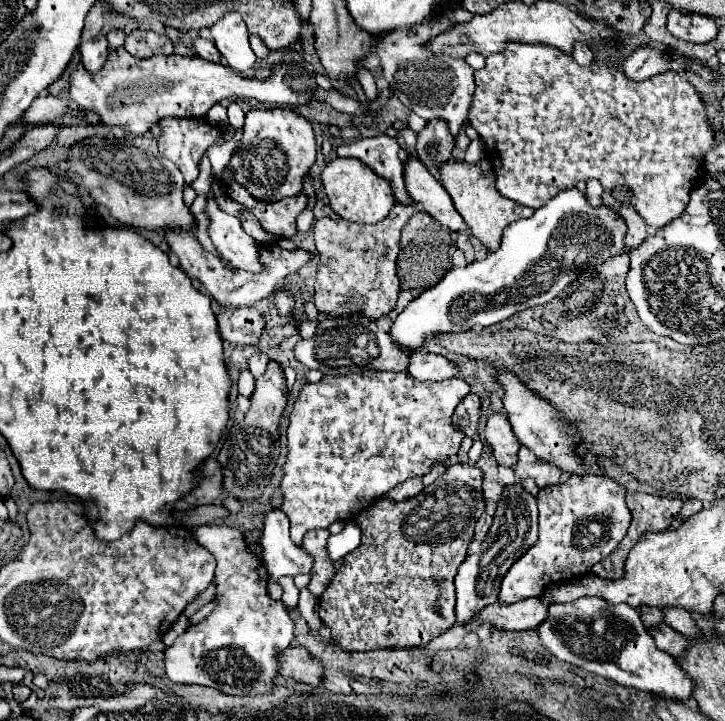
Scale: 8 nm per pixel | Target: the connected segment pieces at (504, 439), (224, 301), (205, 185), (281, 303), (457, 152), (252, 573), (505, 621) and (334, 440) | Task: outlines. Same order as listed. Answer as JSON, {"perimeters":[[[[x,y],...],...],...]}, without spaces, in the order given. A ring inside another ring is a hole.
{"perimeters":[[[[494,412],[488,418],[486,440],[488,440],[488,444],[490,444],[490,448],[492,448],[500,466],[506,466],[506,468],[516,466],[520,442],[516,440],[516,434],[512,432],[512,426],[510,426],[506,414]]],[[[166,228],[160,234],[166,240],[166,244],[170,246],[170,250],[178,256],[180,268],[190,278],[196,278],[202,284],[202,288],[208,292],[210,298],[218,300],[226,308],[250,306],[258,300],[264,300],[268,294],[274,292],[274,288],[282,286],[284,276],[296,274],[302,266],[306,266],[316,256],[314,252],[308,252],[304,248],[284,250],[280,246],[270,246],[270,248],[260,246],[260,262],[264,268],[262,268],[262,272],[248,272],[248,270],[240,270],[240,268],[230,268],[218,256],[214,256],[212,252],[206,252],[194,234],[194,228],[192,230],[188,230],[188,228]]],[[[208,156],[202,158],[200,162],[200,176],[192,182],[192,188],[198,192],[198,194],[204,194],[208,196],[212,192],[212,168],[210,168],[210,162],[208,162]]],[[[278,292],[276,294],[276,308],[282,316],[290,316],[292,308],[294,308],[294,298],[290,292]]],[[[468,120],[462,124],[462,128],[460,128],[460,132],[458,132],[458,140],[456,140],[456,148],[454,148],[454,156],[458,156],[458,158],[464,156],[468,144],[470,144],[470,138],[466,136],[466,126],[468,126]]],[[[196,526],[192,528],[194,540],[204,546],[216,558],[216,610],[202,622],[190,626],[182,636],[176,638],[172,646],[164,650],[166,676],[176,684],[200,684],[216,688],[232,696],[254,696],[268,694],[274,688],[274,678],[280,670],[280,654],[292,646],[294,640],[294,620],[290,618],[286,606],[268,596],[266,584],[268,574],[262,560],[256,560],[244,544],[244,534],[228,526]]],[[[540,596],[520,600],[516,604],[496,602],[484,608],[478,622],[490,622],[492,628],[502,630],[530,630],[538,628],[548,618],[548,608],[552,602],[544,602]]],[[[408,372],[324,376],[316,384],[304,384],[290,412],[290,424],[286,430],[288,456],[280,482],[284,492],[280,510],[290,518],[292,542],[300,546],[302,536],[308,530],[328,528],[332,522],[354,520],[396,484],[414,476],[424,476],[430,472],[434,462],[456,456],[464,434],[452,424],[452,414],[468,392],[470,386],[462,378],[420,382]]]]}

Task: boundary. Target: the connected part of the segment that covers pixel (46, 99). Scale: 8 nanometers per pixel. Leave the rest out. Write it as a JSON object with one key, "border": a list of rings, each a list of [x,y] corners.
{"border":[[[38,96],[32,106],[22,114],[22,122],[24,124],[50,124],[50,122],[58,122],[62,120],[66,114],[70,114],[70,106],[68,102],[64,104],[64,100],[56,98],[56,96]]]}

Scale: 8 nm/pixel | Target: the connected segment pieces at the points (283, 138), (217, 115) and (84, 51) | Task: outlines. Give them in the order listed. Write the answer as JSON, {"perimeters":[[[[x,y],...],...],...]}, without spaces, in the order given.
{"perimeters":[[[[290,108],[246,112],[244,136],[230,160],[240,182],[258,200],[280,200],[302,192],[302,176],[316,160],[316,140],[312,124]]],[[[215,104],[206,114],[206,120],[212,124],[228,124],[228,116],[226,116],[226,107],[222,104]]],[[[98,36],[94,40],[82,42],[80,44],[80,54],[82,54],[84,66],[88,70],[92,70],[92,72],[98,72],[104,66],[106,56],[108,56],[108,40],[106,40],[106,36]]]]}

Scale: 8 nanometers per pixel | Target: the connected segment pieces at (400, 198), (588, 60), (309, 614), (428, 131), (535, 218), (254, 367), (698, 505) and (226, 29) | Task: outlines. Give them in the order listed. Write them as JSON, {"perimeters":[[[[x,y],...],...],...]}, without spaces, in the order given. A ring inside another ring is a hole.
{"perimeters":[[[[378,134],[372,138],[360,138],[356,144],[340,144],[336,148],[338,156],[350,156],[358,158],[364,164],[368,164],[378,176],[386,178],[394,192],[396,192],[396,202],[410,204],[412,200],[408,198],[408,192],[404,188],[404,164],[398,160],[398,142],[396,138],[390,138],[388,134]]],[[[576,44],[574,50],[572,50],[572,58],[574,58],[580,66],[588,66],[588,64],[592,64],[592,60],[594,60],[594,52],[590,52],[590,48],[586,48],[584,44],[582,44],[582,46]]],[[[302,588],[300,590],[300,602],[298,602],[298,610],[300,614],[304,616],[304,620],[308,622],[308,626],[316,632],[320,628],[320,616],[316,612],[316,596],[308,590],[308,588]]],[[[430,120],[426,126],[418,132],[418,144],[416,152],[420,162],[428,170],[436,170],[442,162],[452,158],[452,148],[454,148],[454,136],[450,134],[450,128],[446,120]]],[[[568,188],[558,192],[552,200],[548,200],[542,208],[538,208],[530,218],[516,220],[508,224],[508,228],[502,234],[500,246],[494,252],[488,252],[484,260],[474,260],[464,268],[452,268],[442,282],[422,292],[418,298],[414,298],[404,312],[398,314],[394,320],[394,326],[390,330],[392,340],[408,350],[416,350],[424,344],[426,338],[440,334],[440,332],[466,332],[474,324],[478,326],[492,326],[504,318],[510,318],[512,314],[530,308],[540,306],[556,296],[560,296],[570,282],[570,274],[574,270],[584,270],[590,266],[598,266],[610,256],[618,256],[624,252],[626,244],[626,220],[612,210],[608,204],[592,206],[588,200],[588,194],[580,192],[578,188]]],[[[256,352],[256,354],[252,354],[252,356],[248,358],[248,370],[252,372],[254,378],[264,376],[266,366],[268,366],[268,360],[270,360],[270,358],[268,358],[266,354],[262,354],[262,352]]],[[[686,500],[684,506],[682,506],[682,512],[680,512],[680,518],[682,520],[688,520],[690,516],[694,516],[696,512],[700,512],[704,508],[704,504],[700,500]]],[[[226,12],[210,26],[210,32],[218,52],[234,72],[250,72],[254,68],[256,56],[248,44],[246,24],[238,12]]]]}

